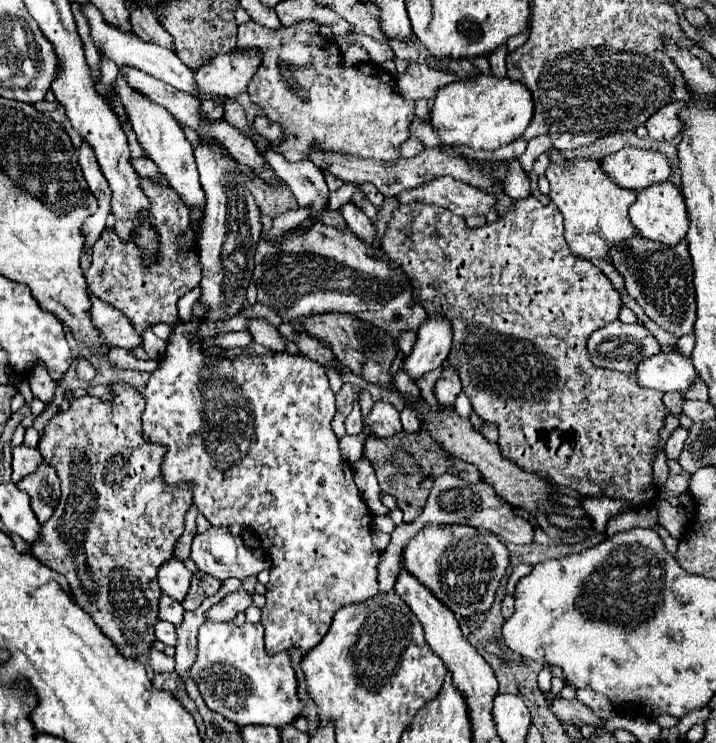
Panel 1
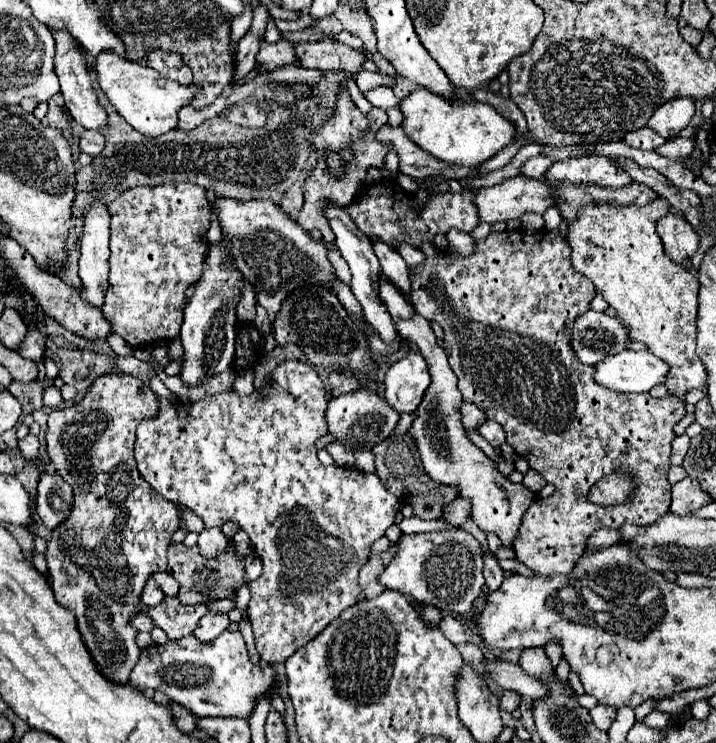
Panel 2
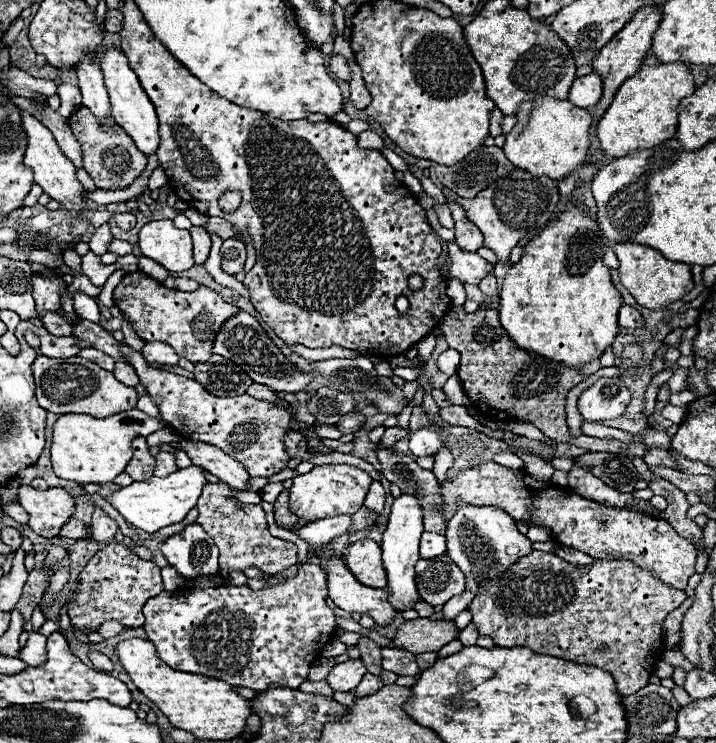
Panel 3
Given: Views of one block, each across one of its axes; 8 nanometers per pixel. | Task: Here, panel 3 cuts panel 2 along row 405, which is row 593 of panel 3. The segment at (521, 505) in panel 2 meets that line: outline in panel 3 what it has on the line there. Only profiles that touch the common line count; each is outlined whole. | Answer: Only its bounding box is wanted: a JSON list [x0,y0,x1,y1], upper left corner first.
[416,554,466,606]

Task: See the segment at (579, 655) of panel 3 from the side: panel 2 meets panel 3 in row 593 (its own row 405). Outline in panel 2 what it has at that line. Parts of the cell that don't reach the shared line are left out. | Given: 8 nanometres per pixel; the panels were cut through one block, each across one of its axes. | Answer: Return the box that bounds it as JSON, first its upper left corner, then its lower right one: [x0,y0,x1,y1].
[410,230,686,576]

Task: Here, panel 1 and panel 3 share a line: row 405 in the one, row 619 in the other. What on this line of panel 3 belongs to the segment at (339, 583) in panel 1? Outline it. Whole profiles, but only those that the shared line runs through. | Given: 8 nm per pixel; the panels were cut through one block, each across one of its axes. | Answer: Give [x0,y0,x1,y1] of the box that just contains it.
[144,564,336,690]

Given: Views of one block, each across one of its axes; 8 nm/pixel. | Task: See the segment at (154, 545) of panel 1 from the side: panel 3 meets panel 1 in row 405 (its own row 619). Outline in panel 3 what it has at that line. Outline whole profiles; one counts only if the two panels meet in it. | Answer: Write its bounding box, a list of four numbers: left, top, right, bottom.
[68,544,162,632]

